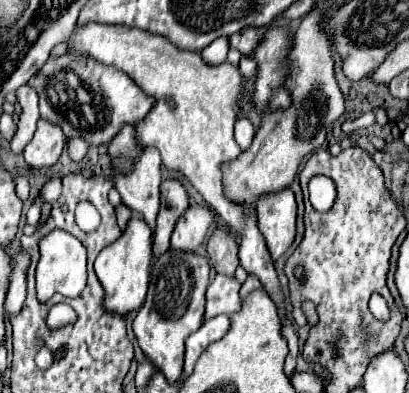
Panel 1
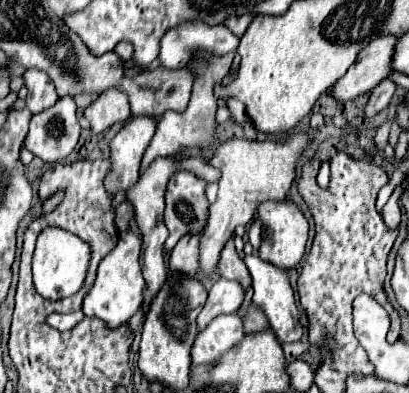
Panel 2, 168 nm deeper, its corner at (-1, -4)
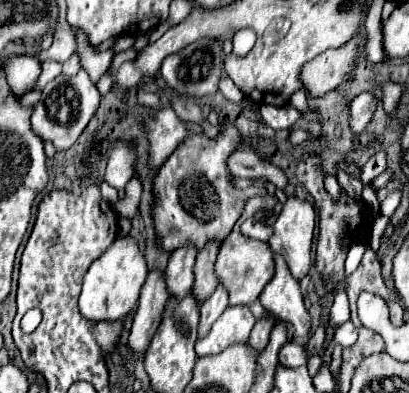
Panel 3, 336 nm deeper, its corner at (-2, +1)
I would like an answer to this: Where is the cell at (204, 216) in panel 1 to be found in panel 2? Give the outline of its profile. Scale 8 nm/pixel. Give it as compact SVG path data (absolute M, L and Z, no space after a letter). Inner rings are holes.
M203 232L185 236L183 240L177 242L177 246L171 250L169 256L169 268L171 270L181 270L183 274L195 274L199 268L199 242L201 242Z

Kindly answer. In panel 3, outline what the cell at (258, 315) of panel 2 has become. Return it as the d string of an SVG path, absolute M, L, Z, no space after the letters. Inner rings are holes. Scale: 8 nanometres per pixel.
M274 317L270 319L258 319L254 329L252 329L252 335L250 335L250 345L254 351L262 351L266 345L268 345L268 337L270 337L270 331L274 327Z

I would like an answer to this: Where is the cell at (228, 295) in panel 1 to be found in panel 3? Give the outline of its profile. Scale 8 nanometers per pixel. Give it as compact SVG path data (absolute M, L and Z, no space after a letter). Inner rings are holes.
M218 285L214 295L210 299L206 299L200 307L200 327L198 327L200 337L206 337L212 323L226 311L226 307L228 307L228 293L226 293L224 285Z

